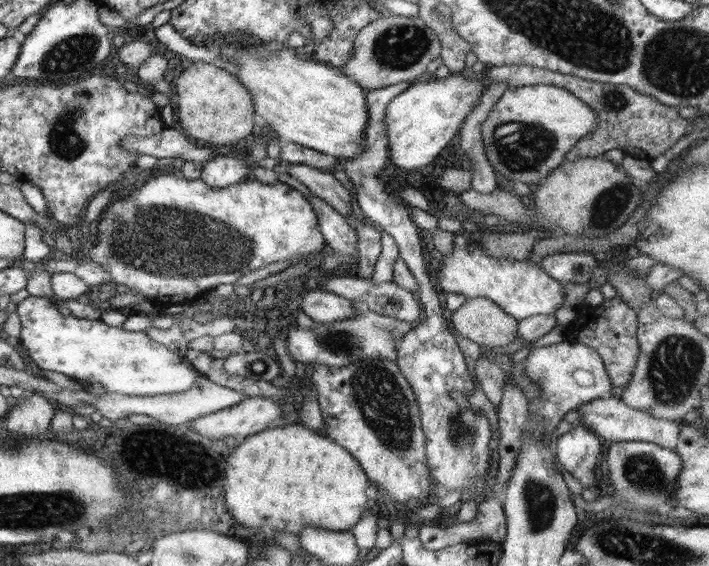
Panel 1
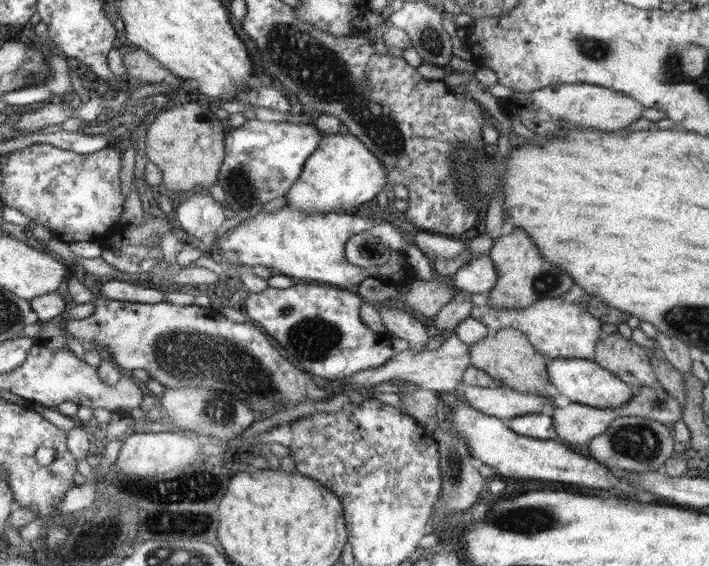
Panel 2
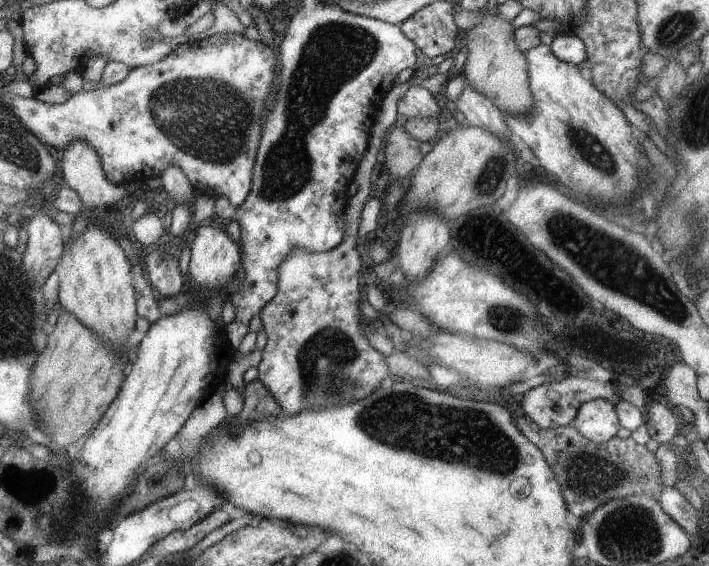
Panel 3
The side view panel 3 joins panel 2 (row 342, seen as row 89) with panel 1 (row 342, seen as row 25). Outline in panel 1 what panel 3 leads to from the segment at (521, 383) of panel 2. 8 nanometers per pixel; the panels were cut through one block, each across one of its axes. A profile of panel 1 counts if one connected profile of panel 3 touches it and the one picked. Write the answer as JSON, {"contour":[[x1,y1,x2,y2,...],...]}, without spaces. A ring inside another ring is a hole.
{"contour":[[486,298,467,299,450,320,458,334,480,346,508,346,519,334,519,320]]}

